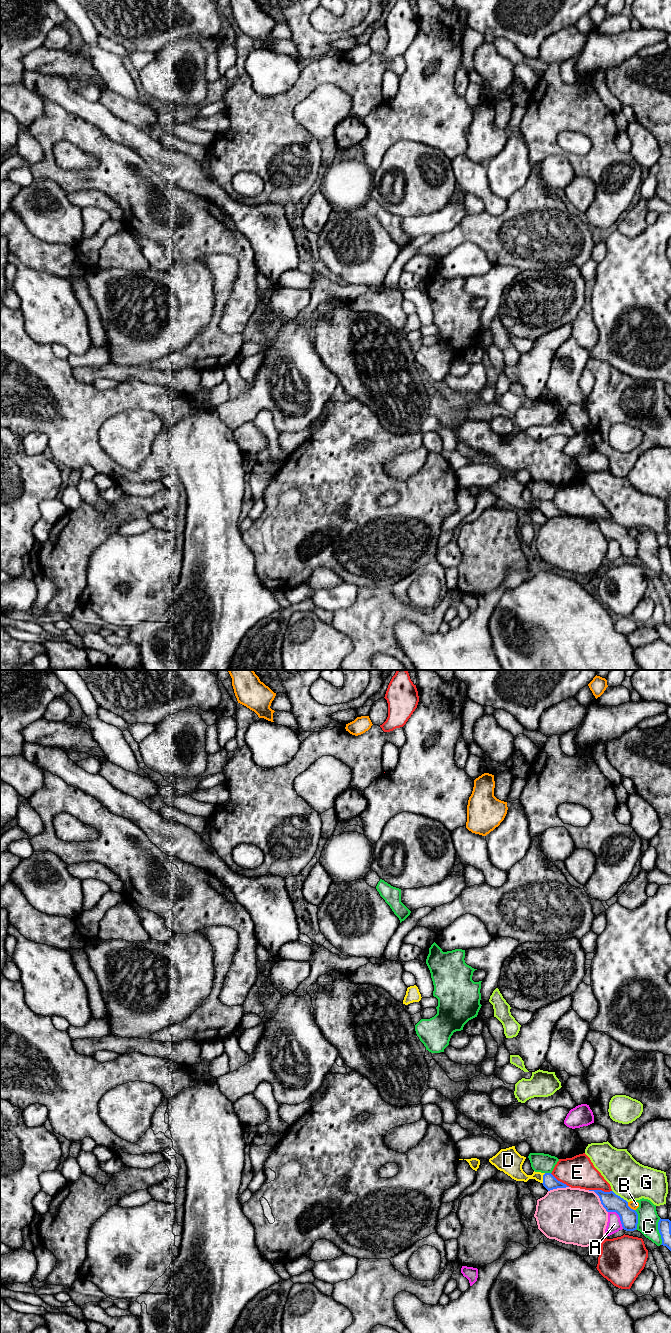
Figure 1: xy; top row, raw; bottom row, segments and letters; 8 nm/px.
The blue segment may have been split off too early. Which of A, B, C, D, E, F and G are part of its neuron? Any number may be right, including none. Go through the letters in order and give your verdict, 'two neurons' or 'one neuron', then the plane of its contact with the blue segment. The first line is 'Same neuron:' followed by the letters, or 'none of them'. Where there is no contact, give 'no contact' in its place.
Same neuron: D
A: two neurons; meets blue in xy
B: two neurons; meets blue in xy
C: two neurons; meets blue in xy
D: one neuron; meets blue in xy
E: two neurons; meets blue in xy
F: two neurons; meets blue in xy
G: two neurons; meets blue in xy

